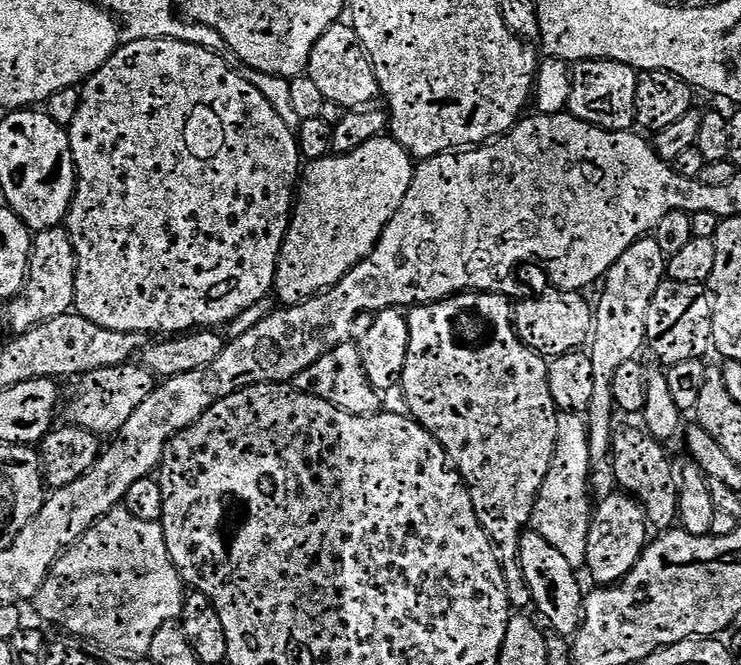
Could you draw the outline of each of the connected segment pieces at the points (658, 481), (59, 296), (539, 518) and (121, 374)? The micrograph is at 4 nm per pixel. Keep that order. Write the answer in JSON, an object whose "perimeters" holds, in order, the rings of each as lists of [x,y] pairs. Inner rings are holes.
{"perimeters":[[[[643,427],[624,428],[612,438],[610,465],[621,489],[635,498],[648,515],[649,525],[656,530],[668,530],[677,523],[680,514],[680,489],[678,476],[672,473],[672,464],[668,461],[669,449],[649,436]]],[[[67,227],[47,228],[45,232],[35,233],[32,241],[32,267],[30,279],[26,285],[26,295],[11,301],[8,312],[8,324],[13,328],[13,333],[19,334],[44,324],[47,320],[53,320],[59,316],[67,316],[73,311],[76,303],[76,250],[72,235]]],[[[560,412],[556,456],[536,503],[534,528],[577,570],[583,569],[588,563],[588,535],[594,517],[594,500],[592,502],[588,497],[588,475],[592,471],[594,465],[588,441],[587,419],[578,412]]],[[[129,362],[88,372],[79,384],[80,393],[73,398],[72,405],[68,408],[68,416],[72,419],[69,421],[75,427],[85,428],[98,437],[112,438],[122,430],[122,426],[126,426],[126,422],[130,422],[134,410],[138,410],[138,406],[150,398],[150,394],[158,387],[158,380],[149,368]]]]}

